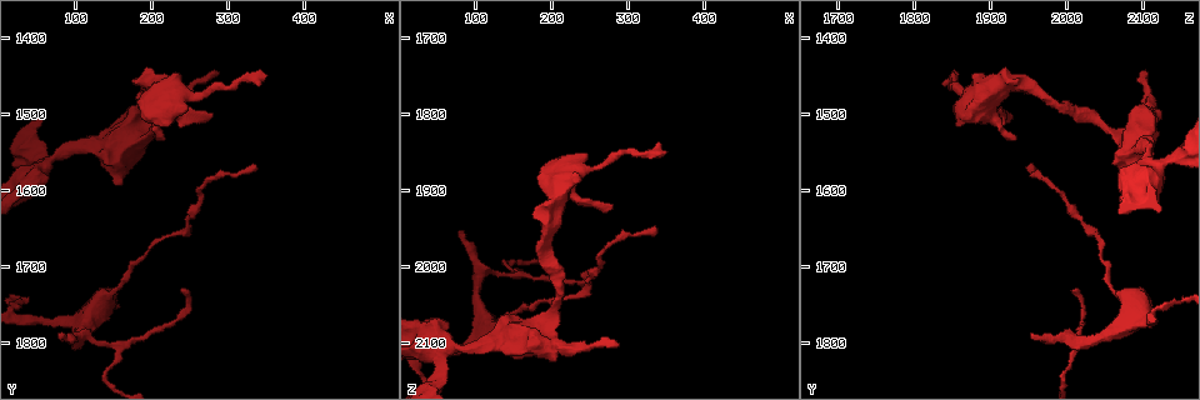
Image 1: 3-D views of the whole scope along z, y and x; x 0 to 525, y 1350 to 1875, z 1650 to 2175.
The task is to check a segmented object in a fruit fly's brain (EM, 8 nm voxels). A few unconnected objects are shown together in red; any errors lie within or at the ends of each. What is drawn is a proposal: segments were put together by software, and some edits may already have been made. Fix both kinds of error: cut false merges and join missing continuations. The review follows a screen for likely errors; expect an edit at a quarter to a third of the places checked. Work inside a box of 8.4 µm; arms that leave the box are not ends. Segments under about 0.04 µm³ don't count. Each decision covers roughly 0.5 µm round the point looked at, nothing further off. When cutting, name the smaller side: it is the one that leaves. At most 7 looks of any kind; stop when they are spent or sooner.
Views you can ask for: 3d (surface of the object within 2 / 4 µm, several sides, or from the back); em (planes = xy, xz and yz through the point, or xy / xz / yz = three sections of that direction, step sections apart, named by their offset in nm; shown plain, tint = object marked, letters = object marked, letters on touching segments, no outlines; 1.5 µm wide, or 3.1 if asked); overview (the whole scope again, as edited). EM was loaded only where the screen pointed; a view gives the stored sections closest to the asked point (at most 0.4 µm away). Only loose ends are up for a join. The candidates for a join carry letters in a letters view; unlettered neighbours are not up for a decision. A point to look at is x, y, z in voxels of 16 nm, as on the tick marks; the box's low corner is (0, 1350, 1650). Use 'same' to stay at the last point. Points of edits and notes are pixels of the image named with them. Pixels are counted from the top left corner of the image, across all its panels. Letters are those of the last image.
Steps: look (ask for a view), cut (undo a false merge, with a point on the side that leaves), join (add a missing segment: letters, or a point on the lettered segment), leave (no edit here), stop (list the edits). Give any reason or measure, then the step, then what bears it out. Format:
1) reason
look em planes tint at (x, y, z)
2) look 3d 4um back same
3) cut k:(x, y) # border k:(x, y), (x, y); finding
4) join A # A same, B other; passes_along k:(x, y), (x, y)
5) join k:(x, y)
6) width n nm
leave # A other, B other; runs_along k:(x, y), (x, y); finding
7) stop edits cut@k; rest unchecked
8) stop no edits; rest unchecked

an open end
look 3d 2um at (80, 1785, 1950)

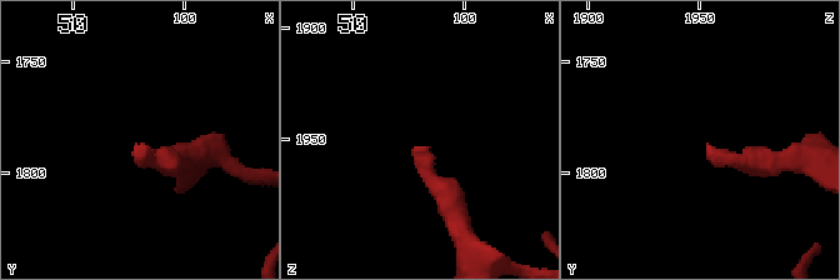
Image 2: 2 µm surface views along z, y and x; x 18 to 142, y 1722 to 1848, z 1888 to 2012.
look em planes letters at (80, 1785, 1955)

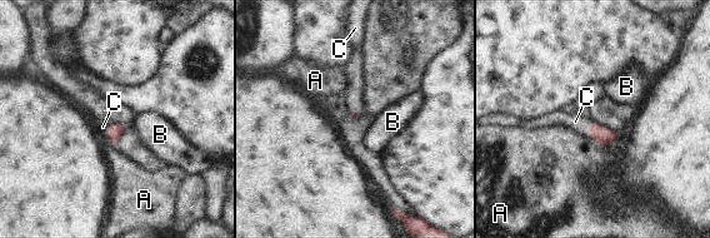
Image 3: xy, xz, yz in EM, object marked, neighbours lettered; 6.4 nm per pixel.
join C # A other, B other, C same; it goes on there

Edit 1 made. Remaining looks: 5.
free end
look em xz step 4 tint at (340, 1460, 1835)

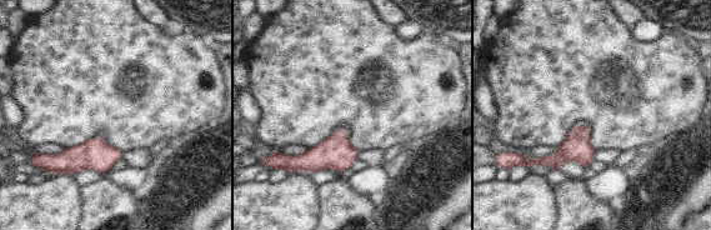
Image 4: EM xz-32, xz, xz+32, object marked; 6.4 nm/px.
look em planes letters same

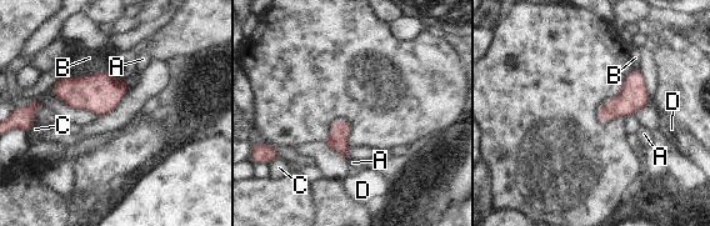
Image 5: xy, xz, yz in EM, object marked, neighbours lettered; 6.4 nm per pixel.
leave # A other, B other, C other, D other; border 5:(124, 81), (129, 86); no lettered segment goes on from it

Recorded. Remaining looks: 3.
an open end
look em xy step 4 tint at (280, 1500, 1920)

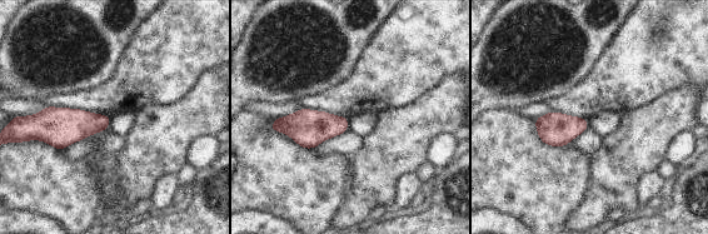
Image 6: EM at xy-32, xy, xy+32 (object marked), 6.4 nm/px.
see the neighbours
look em xy step 4 letters same

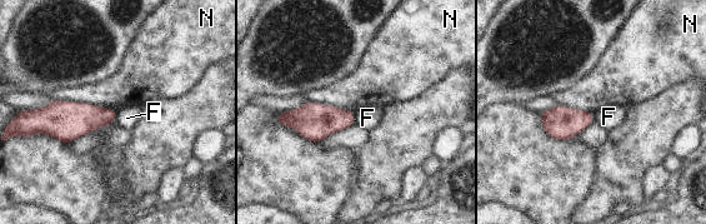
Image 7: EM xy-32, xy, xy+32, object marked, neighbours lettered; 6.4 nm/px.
longest_contact N 420 nm
leave # F other, N other; border 7:(116, 112), (114, 120); none of them fits

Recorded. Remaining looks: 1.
stop edits join@3; rest unchecked

